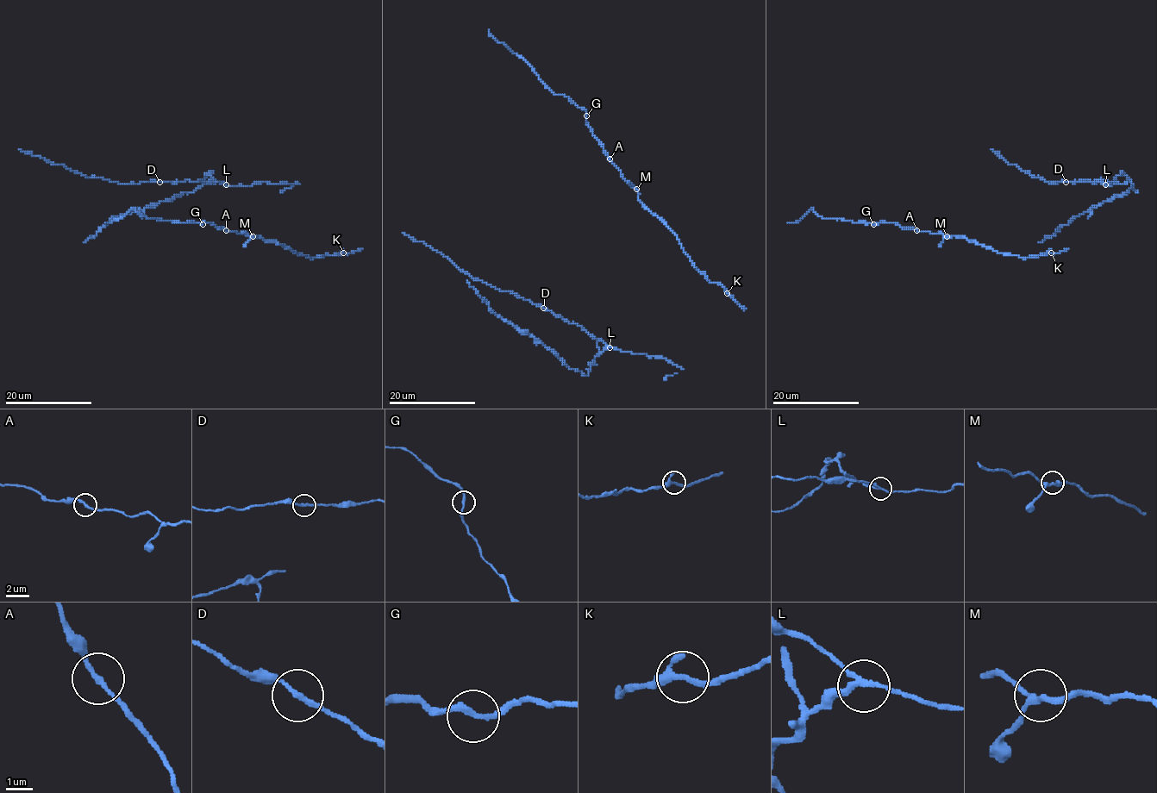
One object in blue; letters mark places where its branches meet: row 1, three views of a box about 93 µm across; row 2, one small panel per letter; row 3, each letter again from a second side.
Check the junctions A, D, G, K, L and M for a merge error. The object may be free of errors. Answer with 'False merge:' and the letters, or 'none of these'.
False merge: L

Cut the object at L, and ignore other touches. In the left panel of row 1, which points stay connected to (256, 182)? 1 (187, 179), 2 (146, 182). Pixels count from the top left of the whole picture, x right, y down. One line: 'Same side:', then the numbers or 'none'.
Same side: 1, 2

